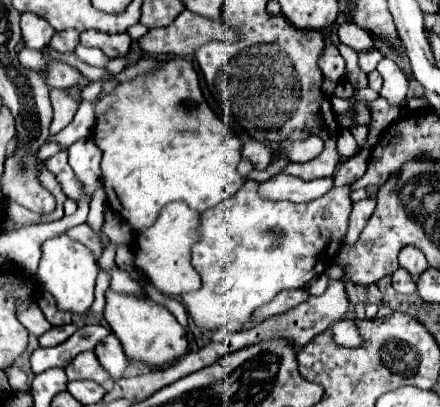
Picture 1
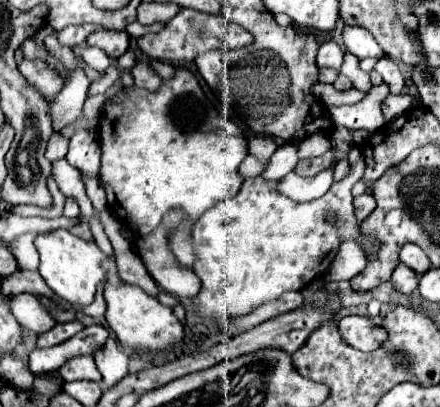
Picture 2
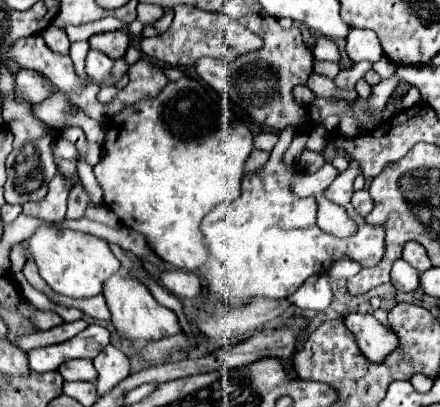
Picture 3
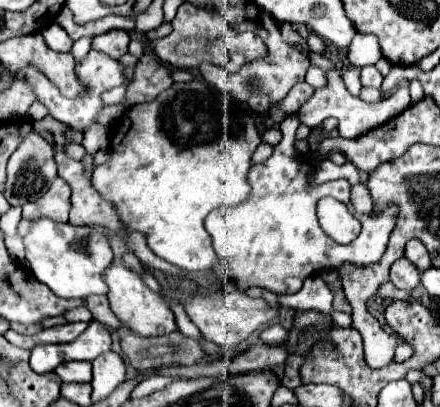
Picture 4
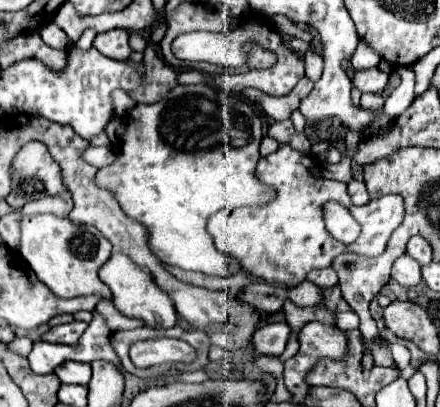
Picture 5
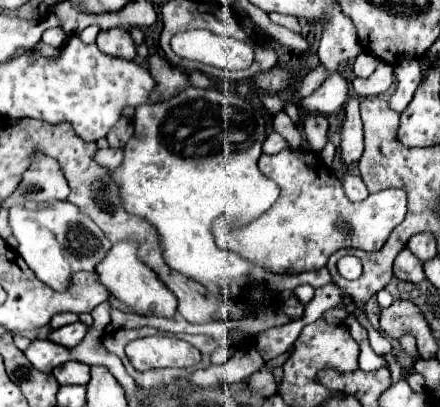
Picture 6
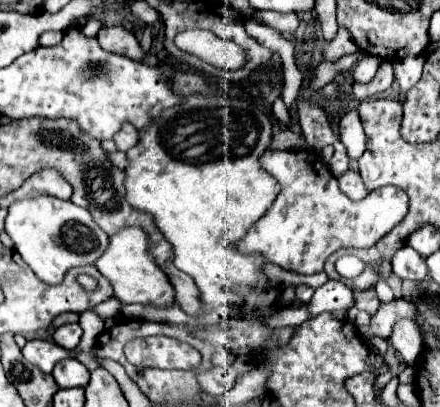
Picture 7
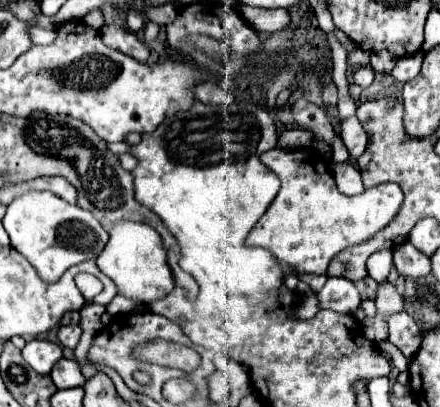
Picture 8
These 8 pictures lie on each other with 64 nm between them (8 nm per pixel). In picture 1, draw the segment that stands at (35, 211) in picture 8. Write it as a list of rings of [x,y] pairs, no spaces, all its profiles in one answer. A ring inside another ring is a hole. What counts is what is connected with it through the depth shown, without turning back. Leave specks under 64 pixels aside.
[[[60,234],[58,238],[46,240],[42,244],[42,258],[36,278],[40,280],[42,288],[54,296],[58,310],[86,314],[94,302],[94,280],[98,276],[98,270],[100,268],[88,248],[76,244],[66,234]]]

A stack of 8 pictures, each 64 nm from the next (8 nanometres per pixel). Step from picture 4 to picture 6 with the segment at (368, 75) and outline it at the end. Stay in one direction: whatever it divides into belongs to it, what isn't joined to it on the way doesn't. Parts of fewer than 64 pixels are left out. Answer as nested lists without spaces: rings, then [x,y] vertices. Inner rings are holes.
[[[380,62],[372,76],[354,78],[352,86],[360,98],[368,98],[368,96],[378,96],[378,94],[386,92],[392,84],[392,78],[394,78],[394,68],[390,64]]]

